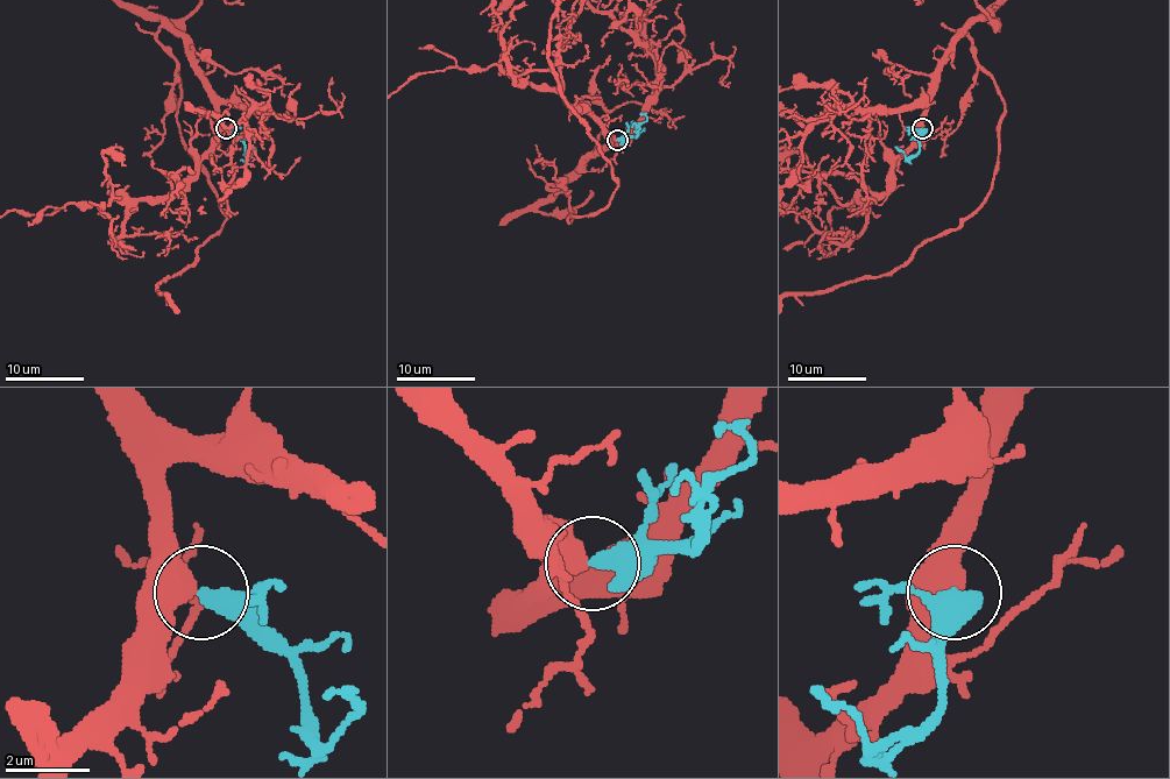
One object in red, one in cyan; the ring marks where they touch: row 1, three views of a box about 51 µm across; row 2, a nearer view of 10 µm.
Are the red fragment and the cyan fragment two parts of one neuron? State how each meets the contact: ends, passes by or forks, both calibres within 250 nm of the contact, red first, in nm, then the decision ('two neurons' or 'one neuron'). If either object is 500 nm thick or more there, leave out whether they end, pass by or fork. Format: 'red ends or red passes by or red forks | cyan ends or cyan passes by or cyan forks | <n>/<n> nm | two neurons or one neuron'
600/480 nm | one neuron

